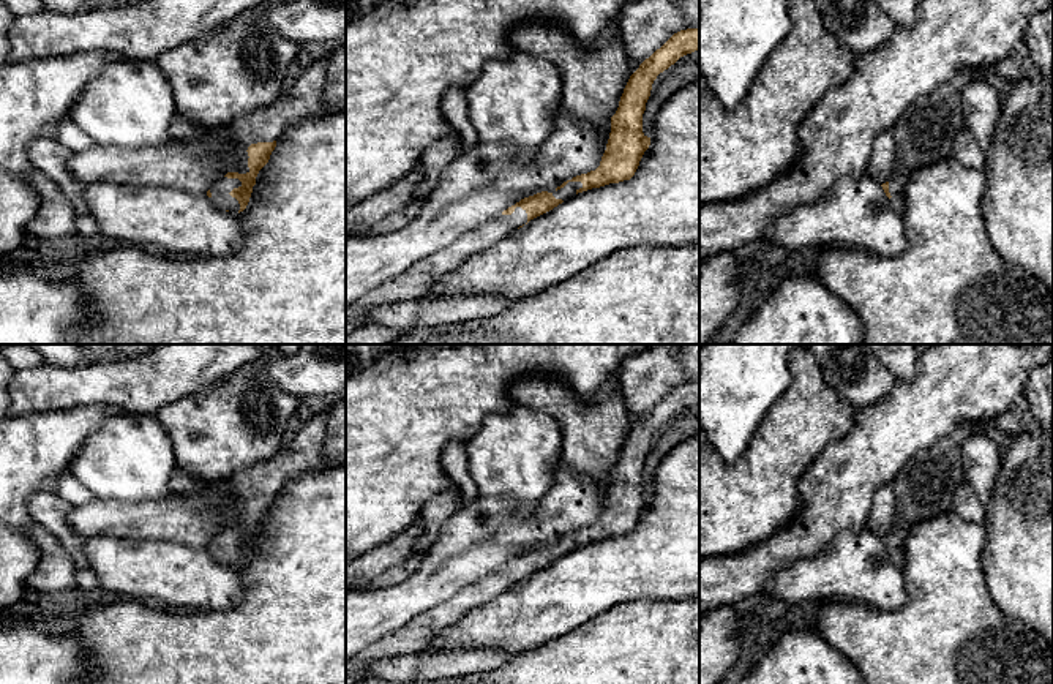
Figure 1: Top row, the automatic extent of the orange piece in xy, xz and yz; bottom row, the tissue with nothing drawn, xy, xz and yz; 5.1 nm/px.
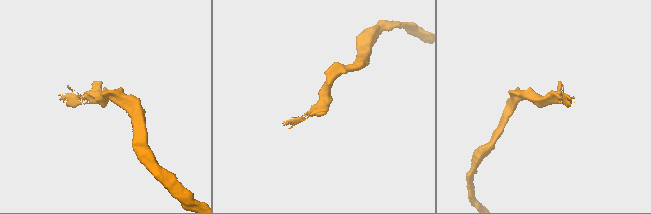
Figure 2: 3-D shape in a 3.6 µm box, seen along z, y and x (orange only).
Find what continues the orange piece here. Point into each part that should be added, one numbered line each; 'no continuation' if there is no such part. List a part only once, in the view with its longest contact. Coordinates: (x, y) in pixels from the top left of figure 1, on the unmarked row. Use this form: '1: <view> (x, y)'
1: xy (303, 454)

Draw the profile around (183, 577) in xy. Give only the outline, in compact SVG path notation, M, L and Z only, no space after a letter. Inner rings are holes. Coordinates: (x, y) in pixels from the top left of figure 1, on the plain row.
M90 537L84 551L106 597L156 599L175 610L229 610L243 600L240 570L218 562L207 547Z

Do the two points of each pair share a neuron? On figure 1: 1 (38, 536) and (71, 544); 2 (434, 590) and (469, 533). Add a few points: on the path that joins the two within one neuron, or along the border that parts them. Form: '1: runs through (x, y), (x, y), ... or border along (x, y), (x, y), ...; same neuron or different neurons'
1: border along (37, 523), (63, 547), (78, 566); different neurons
2: runs through (441, 575), (469, 547); same neuron

